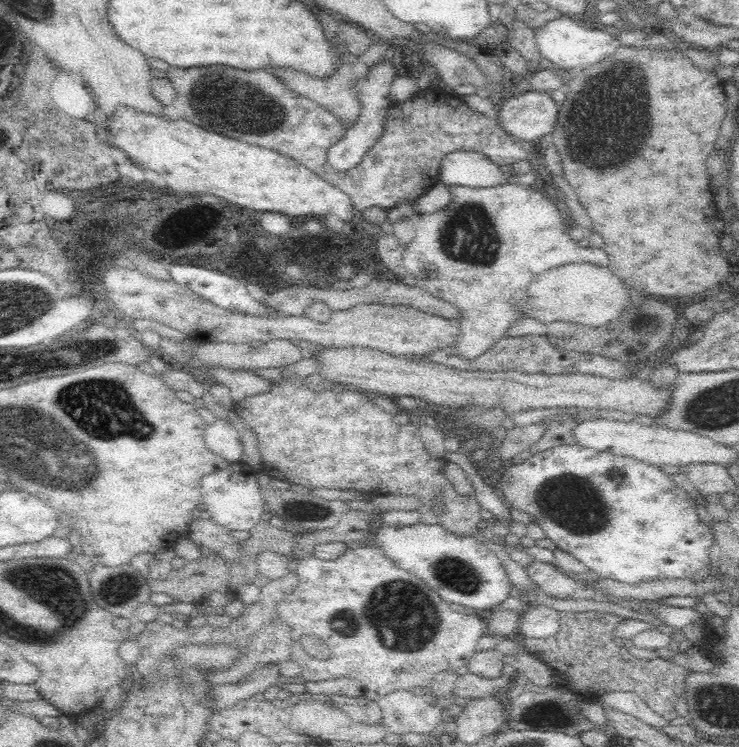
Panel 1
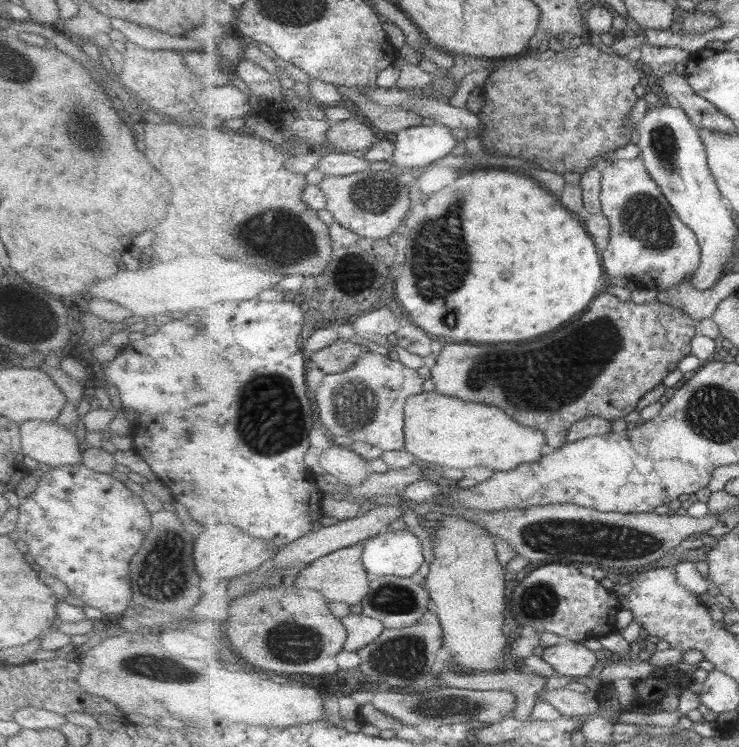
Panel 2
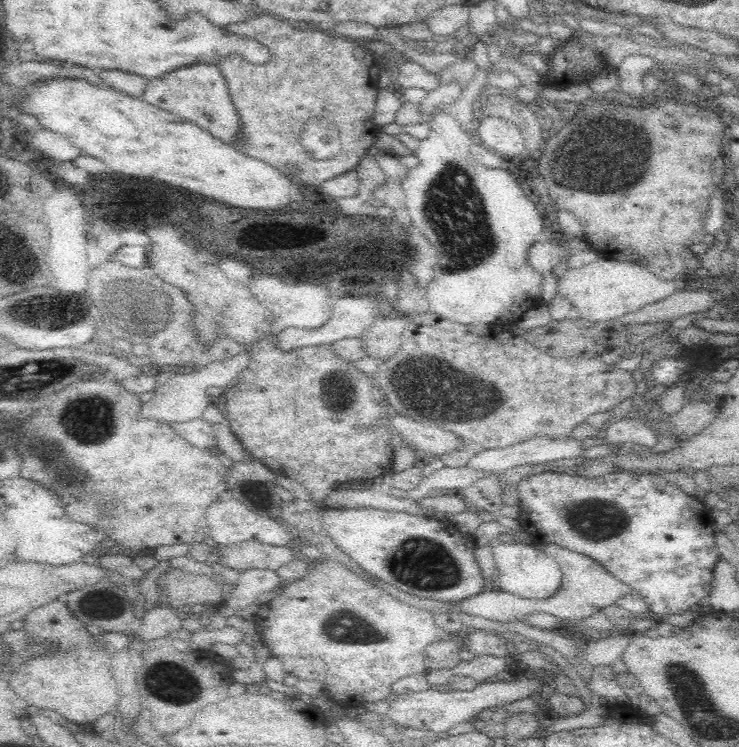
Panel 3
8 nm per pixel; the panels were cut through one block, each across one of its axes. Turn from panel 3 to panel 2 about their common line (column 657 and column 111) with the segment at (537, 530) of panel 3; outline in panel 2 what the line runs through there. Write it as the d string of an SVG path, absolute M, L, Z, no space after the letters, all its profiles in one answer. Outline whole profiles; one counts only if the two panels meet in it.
M80 462L52 467L43 472L35 491L20 500L18 513L14 529L18 538L27 545L27 556L33 558L30 562L63 582L69 593L85 605L100 610L105 614L105 619L129 614L133 595L129 564L150 526L151 510L146 509L142 497L133 495L123 482L112 478L110 474L92 472Z

